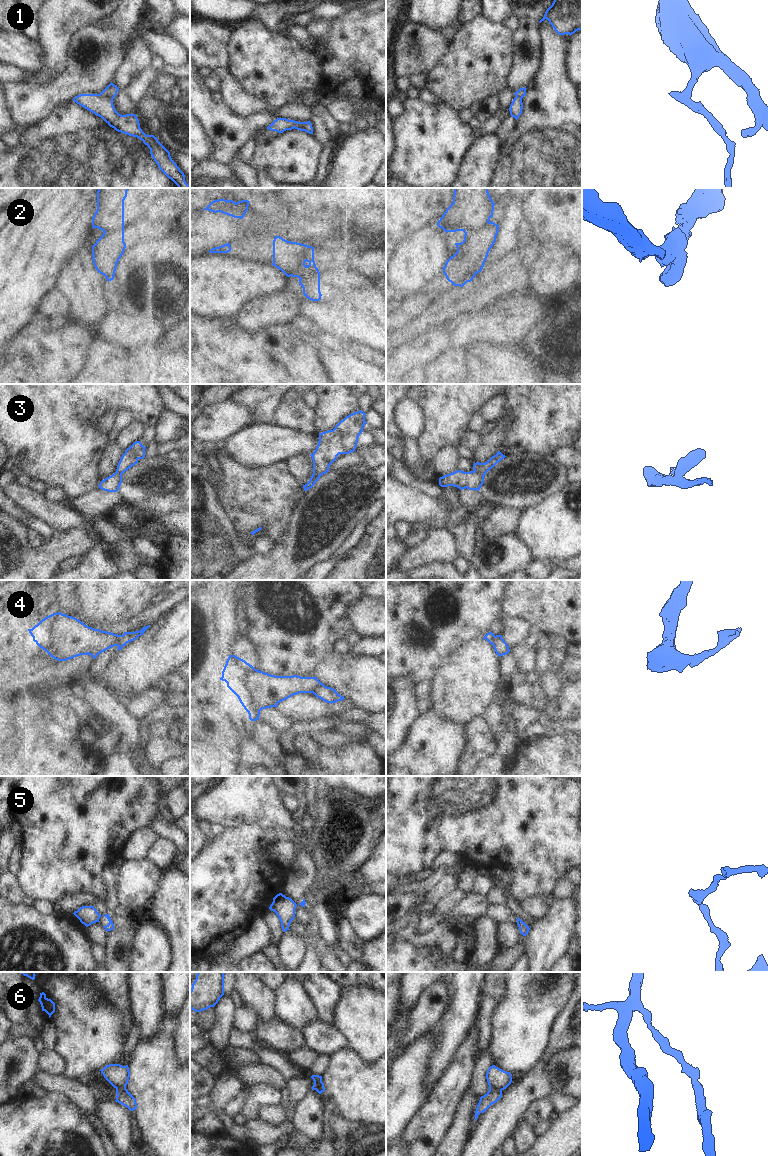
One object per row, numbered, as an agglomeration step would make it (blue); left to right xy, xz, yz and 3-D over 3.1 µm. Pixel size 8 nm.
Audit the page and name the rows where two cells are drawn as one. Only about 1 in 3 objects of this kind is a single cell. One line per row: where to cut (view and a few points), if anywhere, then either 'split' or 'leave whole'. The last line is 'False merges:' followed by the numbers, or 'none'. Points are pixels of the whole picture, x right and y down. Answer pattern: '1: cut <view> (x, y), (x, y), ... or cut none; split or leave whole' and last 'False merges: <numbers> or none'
1: cut xy (99, 94), (108, 97), (112, 101); split
2: cut yz (488, 221), (485, 225), (472, 229), (465, 234); split
3: cut yz (474, 470), (486, 472); split
4: cut xz (323, 684), (311, 692); split
5: cut yz (517, 919), (518, 925); split
6: cut yz (489, 1087), (501, 1090); split
False merges: 1, 2, 3, 4, 5, 6

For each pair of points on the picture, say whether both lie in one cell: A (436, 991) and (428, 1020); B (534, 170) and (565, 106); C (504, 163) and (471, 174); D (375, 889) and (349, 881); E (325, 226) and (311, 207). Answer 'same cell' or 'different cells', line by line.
A: same cell
B: same cell
C: different cells
D: same cell
E: different cells

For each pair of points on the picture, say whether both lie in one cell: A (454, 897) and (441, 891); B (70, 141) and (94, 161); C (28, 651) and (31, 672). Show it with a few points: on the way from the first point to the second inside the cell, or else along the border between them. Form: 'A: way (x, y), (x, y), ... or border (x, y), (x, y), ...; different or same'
A: border (456, 887), (436, 904); different
B: way (76, 147), (88, 159); same
C: way (30, 656), (31, 667); same

